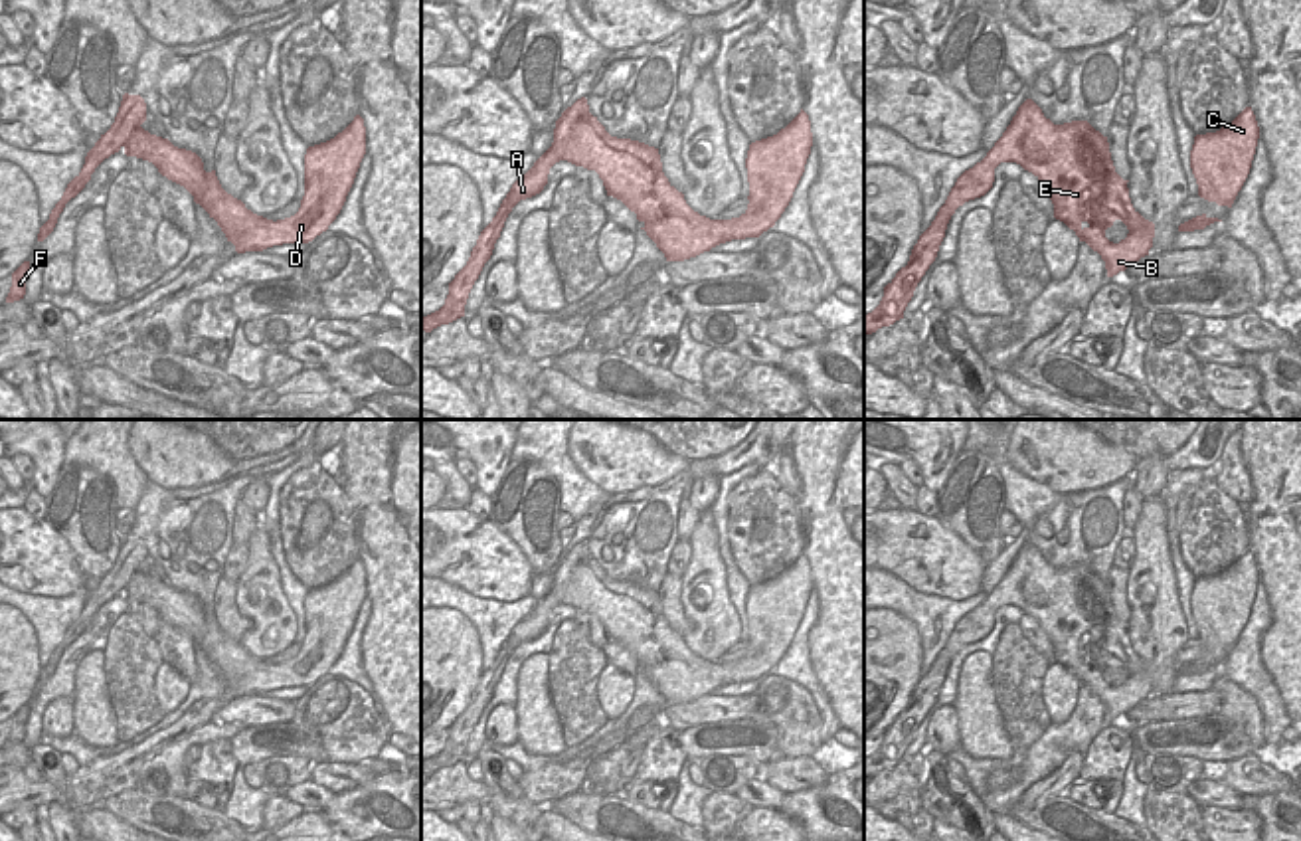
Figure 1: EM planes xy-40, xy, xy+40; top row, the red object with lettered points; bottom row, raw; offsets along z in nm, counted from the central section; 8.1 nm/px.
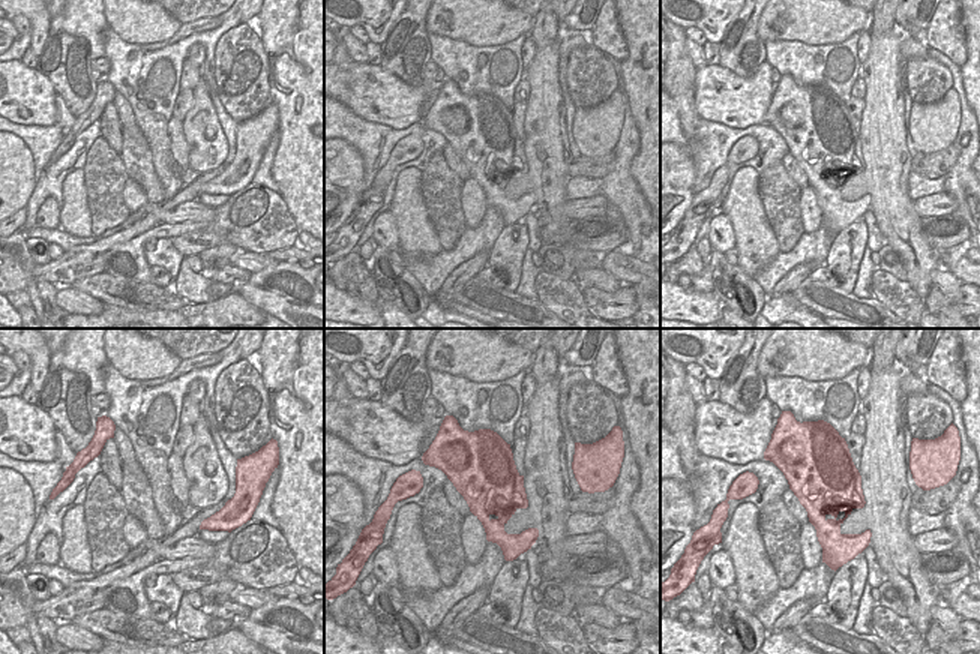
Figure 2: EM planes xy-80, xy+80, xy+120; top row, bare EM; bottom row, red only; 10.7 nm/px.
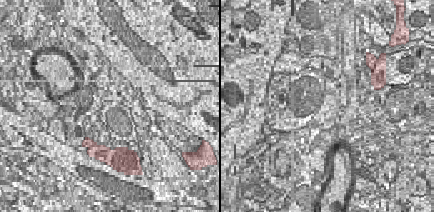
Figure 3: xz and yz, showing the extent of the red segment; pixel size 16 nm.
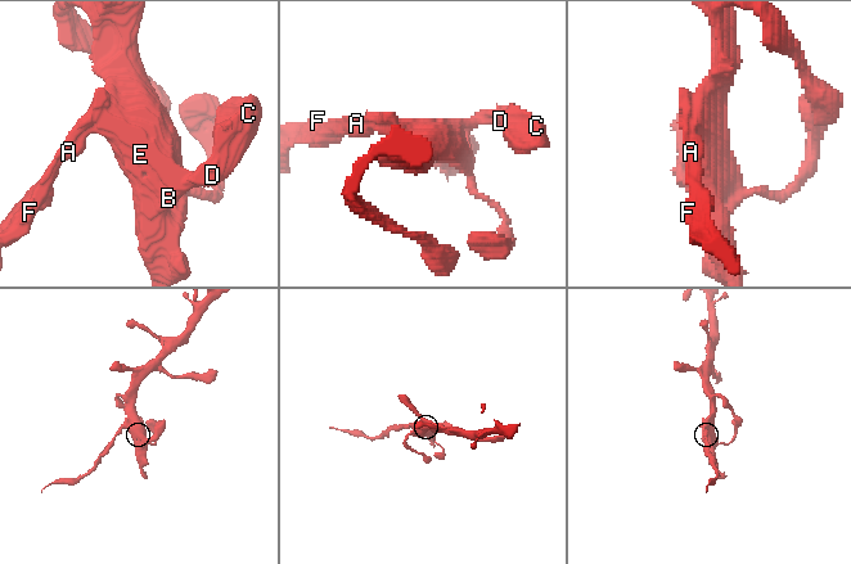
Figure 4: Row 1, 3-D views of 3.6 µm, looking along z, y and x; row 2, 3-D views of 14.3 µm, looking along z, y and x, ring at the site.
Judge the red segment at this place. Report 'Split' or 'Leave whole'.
Split.

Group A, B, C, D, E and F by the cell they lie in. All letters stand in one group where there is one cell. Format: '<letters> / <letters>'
A F / B C D E

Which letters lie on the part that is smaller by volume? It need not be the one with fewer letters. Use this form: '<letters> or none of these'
A, F

